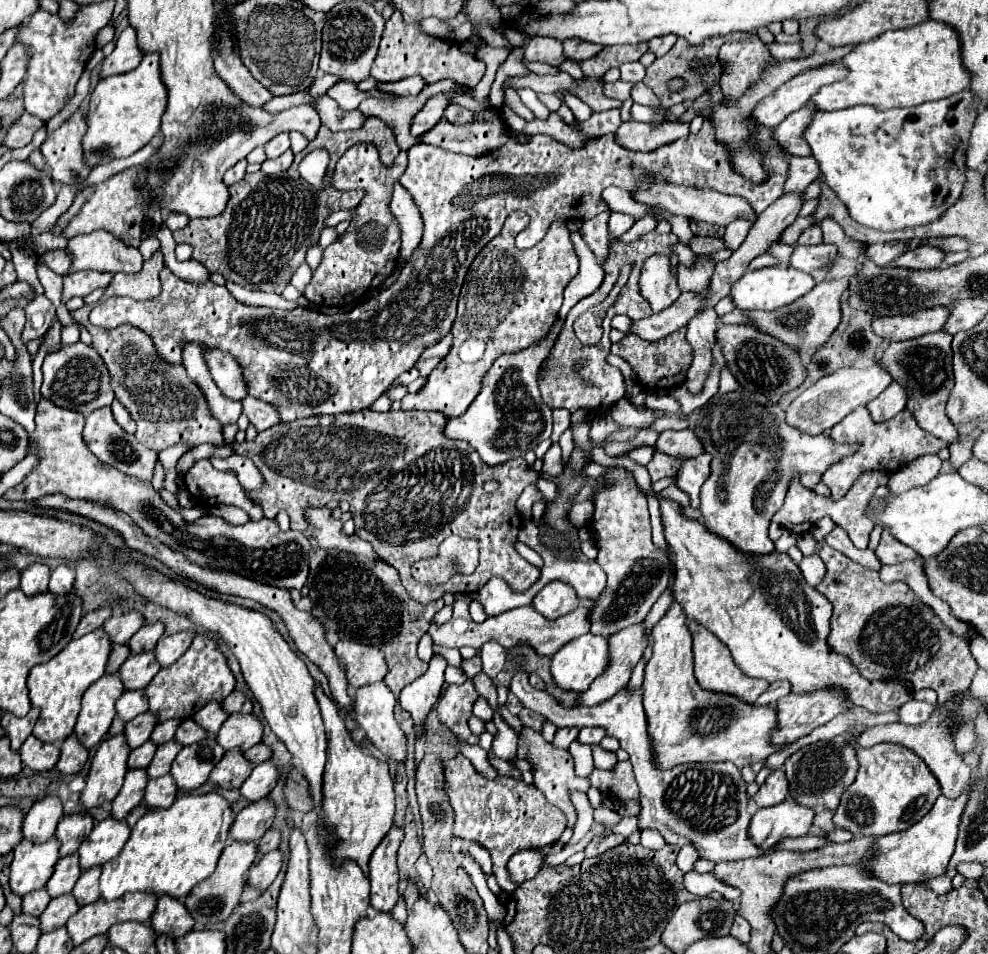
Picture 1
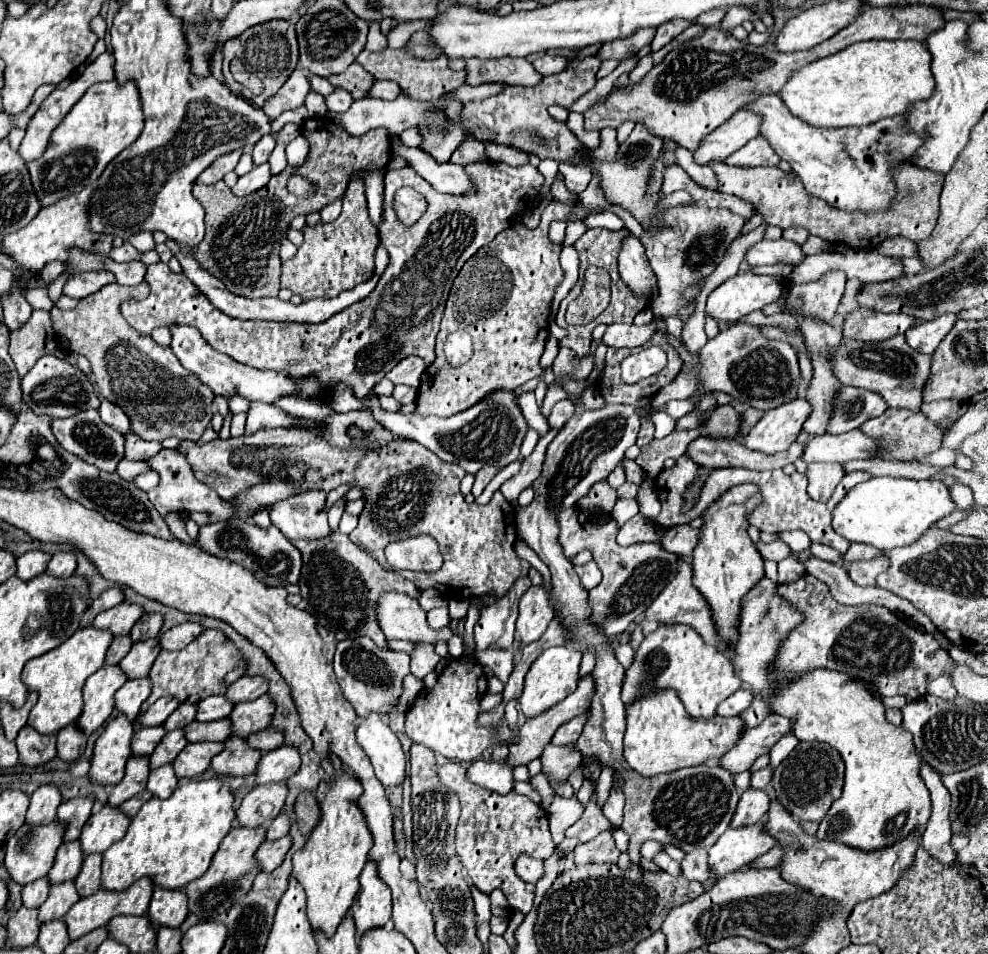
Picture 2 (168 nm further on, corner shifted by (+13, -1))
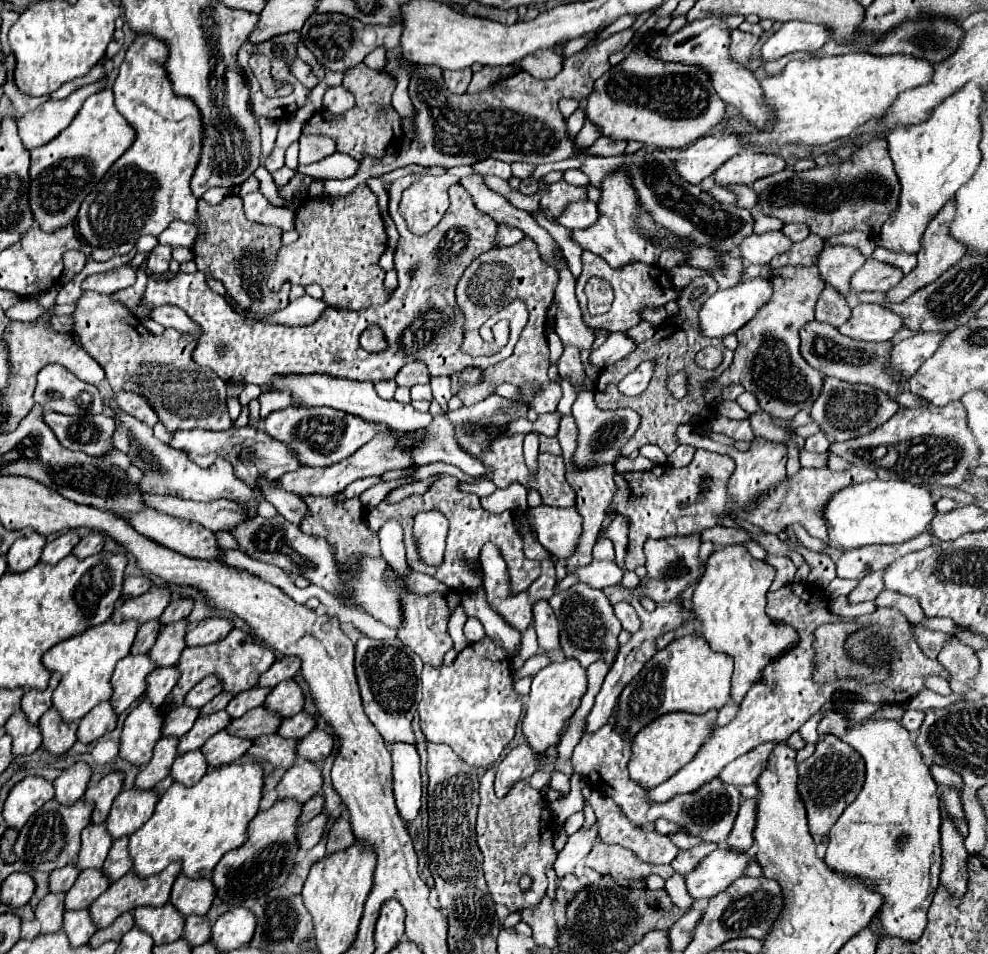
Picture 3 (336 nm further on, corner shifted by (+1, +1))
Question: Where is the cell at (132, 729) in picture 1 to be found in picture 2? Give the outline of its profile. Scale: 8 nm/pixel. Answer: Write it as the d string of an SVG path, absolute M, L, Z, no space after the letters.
M163 697L159 701L155 701L149 711L137 721L139 725L143 727L155 727L155 725L161 725L175 709L179 707L179 699L171 699L171 697Z

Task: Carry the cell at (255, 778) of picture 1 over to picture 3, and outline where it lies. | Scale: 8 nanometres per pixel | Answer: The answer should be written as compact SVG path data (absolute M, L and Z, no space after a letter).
M313 729L311 733L307 733L307 737L299 739L297 757L321 765L323 759L331 753L331 749L333 749L333 737L327 731Z

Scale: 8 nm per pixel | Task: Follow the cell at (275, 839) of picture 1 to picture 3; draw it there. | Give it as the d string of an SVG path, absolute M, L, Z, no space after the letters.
M315 795L311 797L307 803L303 803L303 809L301 809L301 815L299 815L299 825L305 825L307 821L311 821L315 815L321 813L321 807L323 807L323 797L321 795Z

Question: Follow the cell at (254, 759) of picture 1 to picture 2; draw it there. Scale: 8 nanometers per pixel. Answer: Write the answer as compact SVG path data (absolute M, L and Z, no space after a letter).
M267 727L267 729L257 731L257 733L253 733L251 737L247 737L247 741L249 741L251 747L267 753L267 751L277 749L277 747L283 745L283 731L277 731L277 729Z

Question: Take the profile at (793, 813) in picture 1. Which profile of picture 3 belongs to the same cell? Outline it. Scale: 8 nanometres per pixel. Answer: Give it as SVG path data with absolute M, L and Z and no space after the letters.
M717 847L695 867L693 873L685 877L687 891L693 899L709 899L739 879L747 865L753 861L755 855L749 851Z

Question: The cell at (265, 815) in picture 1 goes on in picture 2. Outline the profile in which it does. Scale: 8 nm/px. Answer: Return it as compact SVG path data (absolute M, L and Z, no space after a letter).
M265 783L257 785L237 809L235 825L241 827L269 827L271 819L275 819L287 799L289 783Z

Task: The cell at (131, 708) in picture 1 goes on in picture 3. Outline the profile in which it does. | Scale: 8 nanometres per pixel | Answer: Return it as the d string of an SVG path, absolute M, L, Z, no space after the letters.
M157 667L149 677L147 677L147 689L145 689L145 699L151 701L153 707L159 707L163 699L169 695L173 685L179 679L179 669L175 667Z

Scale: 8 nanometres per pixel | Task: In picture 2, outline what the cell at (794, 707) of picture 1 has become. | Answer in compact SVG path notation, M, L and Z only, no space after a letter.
M777 713L769 715L767 721L763 721L759 727L743 733L743 737L737 741L737 747L719 759L719 767L725 767L731 775L749 771L759 755L769 753L781 735L791 731L791 725L793 721L787 717L781 717Z

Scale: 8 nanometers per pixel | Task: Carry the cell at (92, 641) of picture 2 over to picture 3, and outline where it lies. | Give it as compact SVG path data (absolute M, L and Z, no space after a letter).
M105 621L97 627L87 629L57 647L51 647L43 655L43 665L51 673L61 673L59 687L53 693L53 707L59 711L63 721L79 721L83 719L95 705L109 701L113 689L109 685L109 677L123 657L129 655L135 633L139 629L137 621L123 621L115 625L113 621Z

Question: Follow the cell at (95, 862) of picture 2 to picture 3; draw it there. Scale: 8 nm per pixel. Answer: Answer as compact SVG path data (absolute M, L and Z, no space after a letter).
M127 837L115 841L109 849L109 855L103 863L103 873L111 883L115 883L119 877L123 877L131 869L131 861L127 861Z

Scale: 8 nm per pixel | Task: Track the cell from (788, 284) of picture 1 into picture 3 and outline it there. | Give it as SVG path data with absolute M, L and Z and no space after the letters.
M755 277L755 279L745 279L739 285L725 289L725 291L717 291L715 295L711 295L699 313L701 319L701 329L703 333L707 333L707 337L725 337L729 333L735 333L737 329L741 329L747 321L751 321L755 317L755 313L759 313L759 309L763 305L767 305L767 301L771 299L773 293L773 285L769 279L765 277Z

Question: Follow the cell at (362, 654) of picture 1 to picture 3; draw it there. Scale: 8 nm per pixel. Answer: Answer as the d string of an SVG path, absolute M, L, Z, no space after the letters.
M361 635L355 645L355 673L363 699L363 707L371 723L383 735L385 741L407 741L415 743L411 719L419 705L419 677L423 661L405 647L399 639L377 641Z

